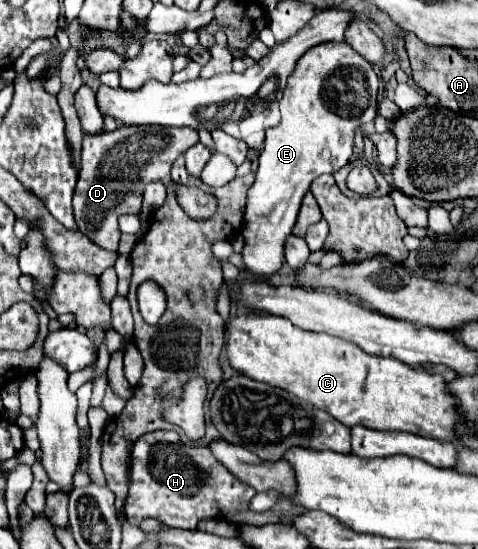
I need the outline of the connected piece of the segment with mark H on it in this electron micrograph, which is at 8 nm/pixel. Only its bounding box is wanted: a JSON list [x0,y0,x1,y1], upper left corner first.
[123,431,257,529]

